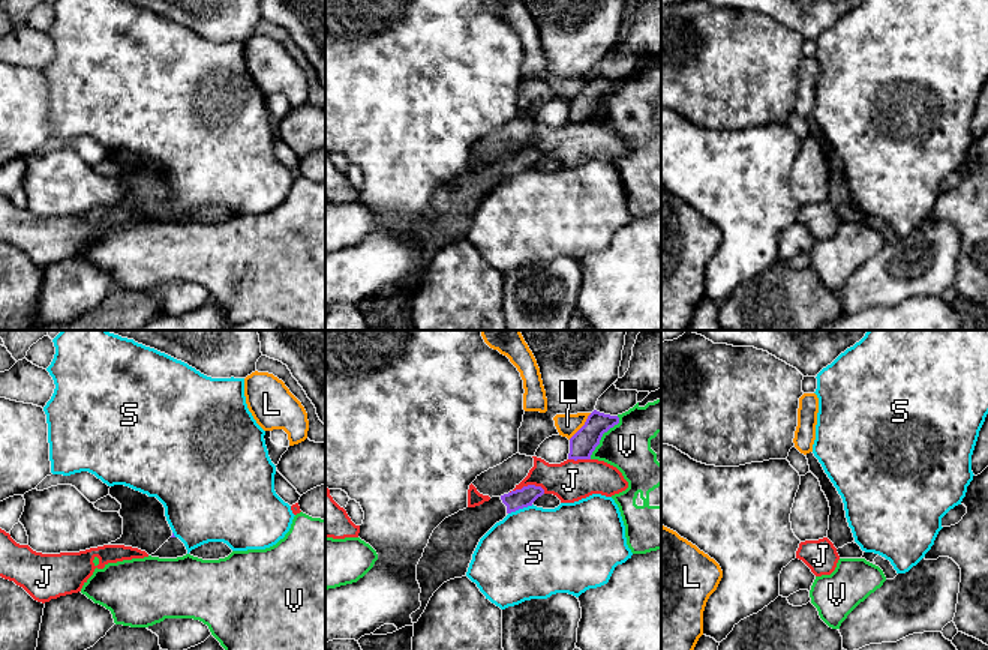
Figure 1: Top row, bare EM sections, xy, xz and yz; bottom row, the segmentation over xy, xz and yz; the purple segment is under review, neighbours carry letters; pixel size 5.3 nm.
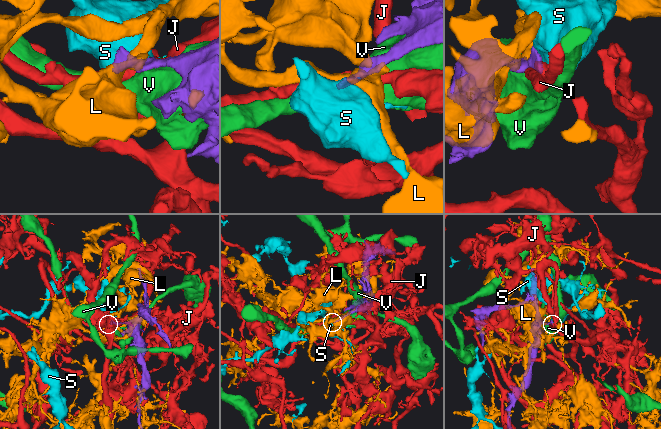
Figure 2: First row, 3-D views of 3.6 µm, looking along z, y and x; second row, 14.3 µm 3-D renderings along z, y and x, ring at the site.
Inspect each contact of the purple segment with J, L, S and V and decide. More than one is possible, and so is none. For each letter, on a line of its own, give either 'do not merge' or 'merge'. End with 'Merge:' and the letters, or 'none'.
J: do not merge
L: do not merge
S: do not merge
V: do not merge
Merge: none

